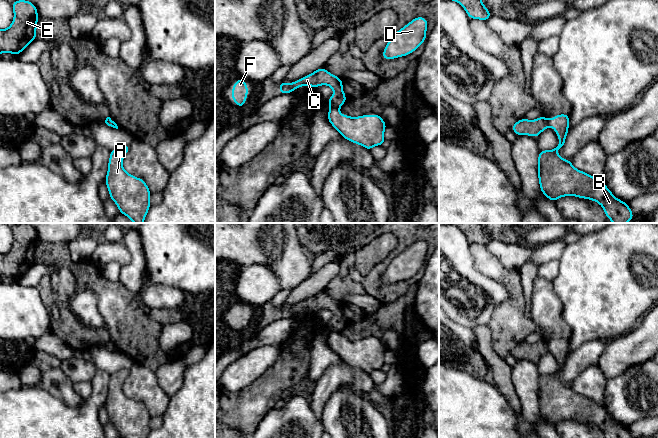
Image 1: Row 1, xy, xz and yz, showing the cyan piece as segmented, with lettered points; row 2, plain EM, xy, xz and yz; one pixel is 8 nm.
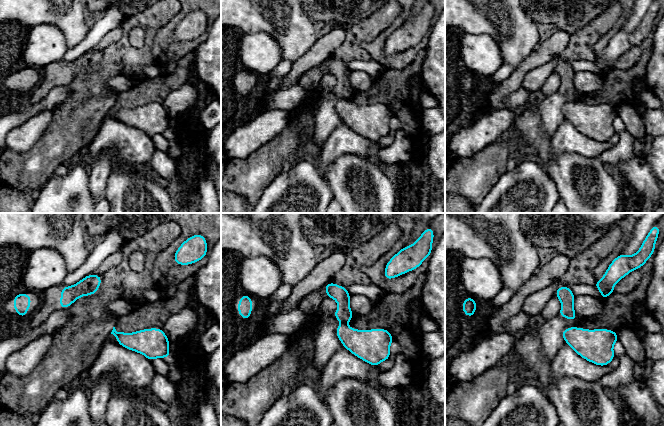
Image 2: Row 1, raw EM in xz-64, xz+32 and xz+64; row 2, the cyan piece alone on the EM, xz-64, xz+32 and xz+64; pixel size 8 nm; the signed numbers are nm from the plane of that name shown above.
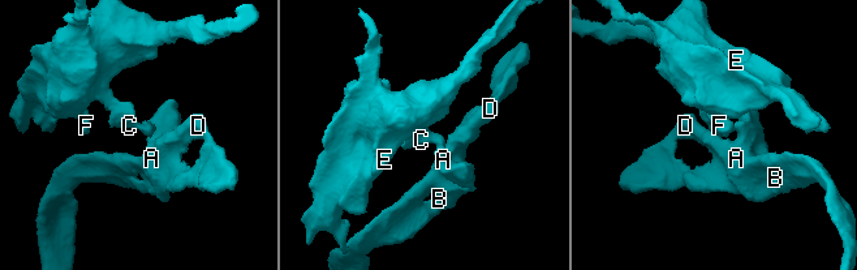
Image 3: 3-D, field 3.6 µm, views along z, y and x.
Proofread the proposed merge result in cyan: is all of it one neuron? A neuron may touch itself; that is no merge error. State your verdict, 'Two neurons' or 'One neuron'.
Two neurons

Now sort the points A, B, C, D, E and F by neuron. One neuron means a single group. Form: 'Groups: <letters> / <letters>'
Groups: A B D / C E F

